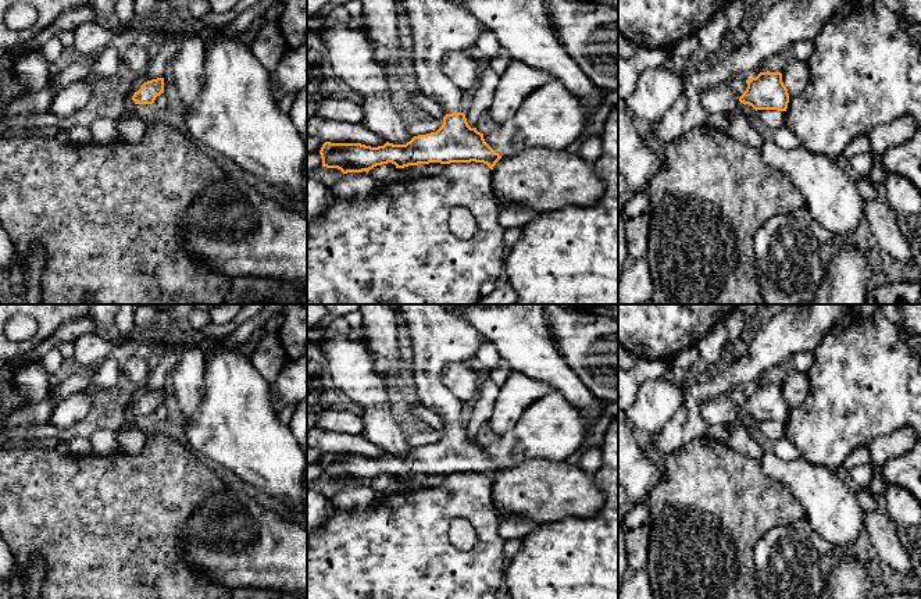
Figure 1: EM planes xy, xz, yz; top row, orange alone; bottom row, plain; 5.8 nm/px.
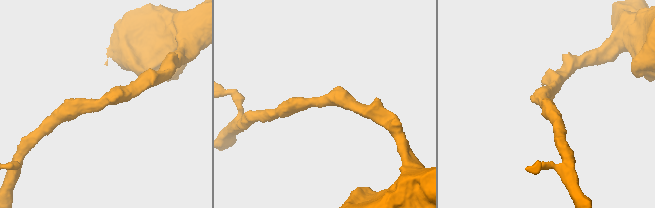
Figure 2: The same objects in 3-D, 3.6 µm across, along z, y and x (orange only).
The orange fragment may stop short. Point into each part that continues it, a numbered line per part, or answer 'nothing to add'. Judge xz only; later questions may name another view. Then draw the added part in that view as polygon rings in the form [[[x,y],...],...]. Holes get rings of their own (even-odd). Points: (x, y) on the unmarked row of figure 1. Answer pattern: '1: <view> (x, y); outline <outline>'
1: xz (438, 337); outline [[[399,304],[397,313],[406,320],[406,334],[413,345],[413,374],[408,379],[411,392],[446,425],[461,424],[463,402],[442,382],[442,368],[449,363],[475,361],[485,336],[467,318],[449,313],[443,304]]]

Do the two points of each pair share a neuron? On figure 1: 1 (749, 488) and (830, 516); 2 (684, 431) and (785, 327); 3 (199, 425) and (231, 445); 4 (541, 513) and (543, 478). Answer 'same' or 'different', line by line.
1: different
2: same
3: same
4: same

